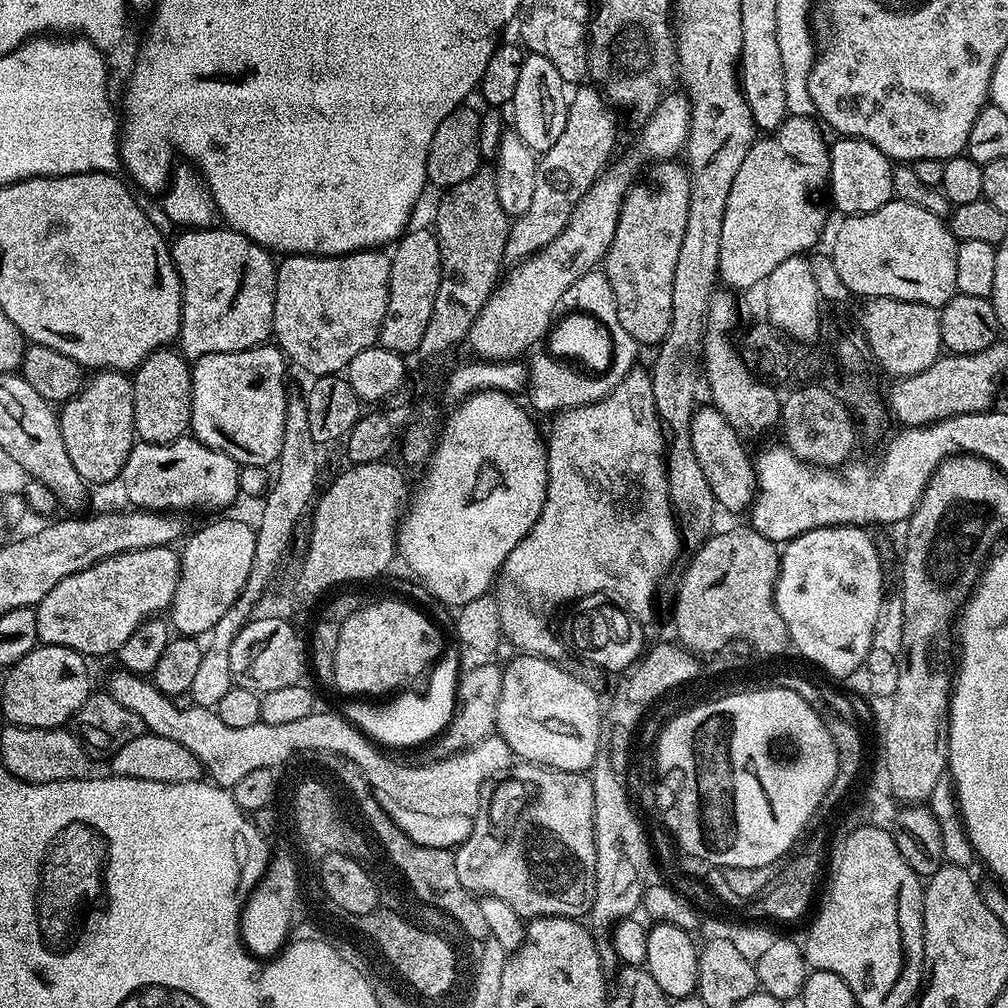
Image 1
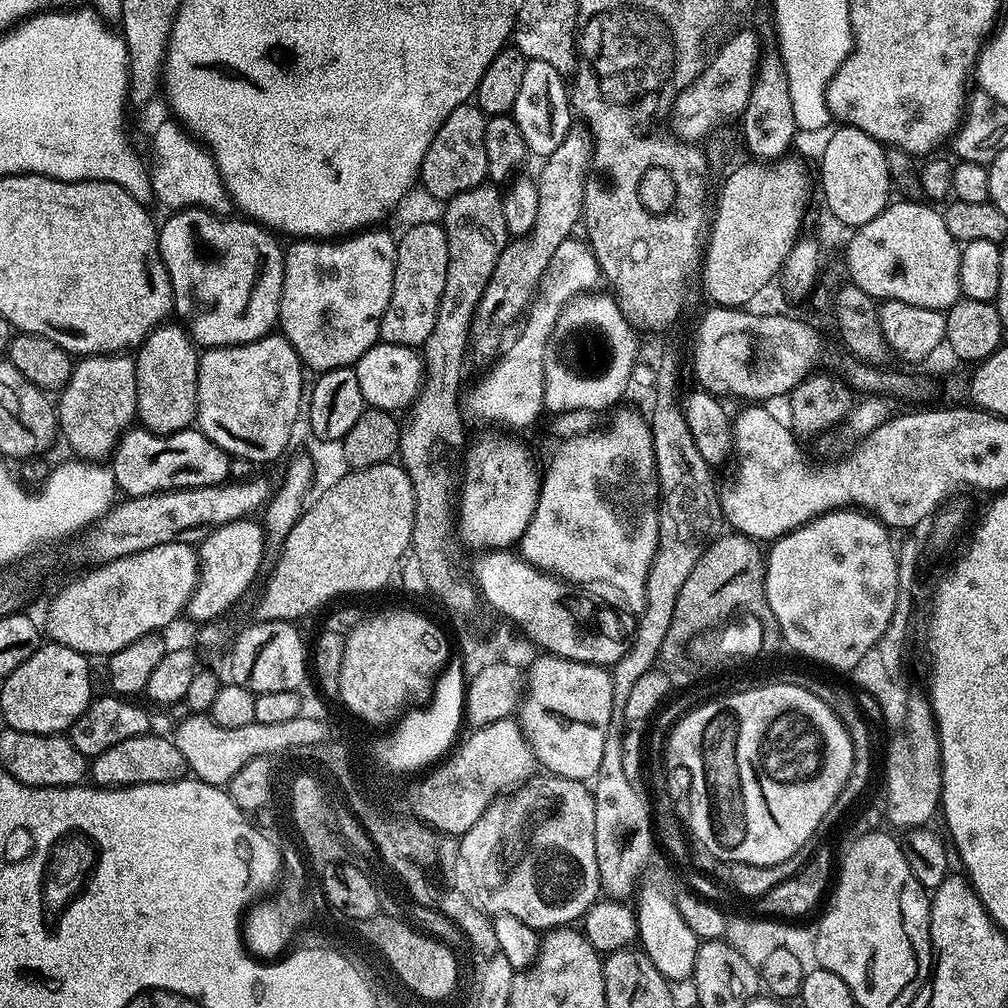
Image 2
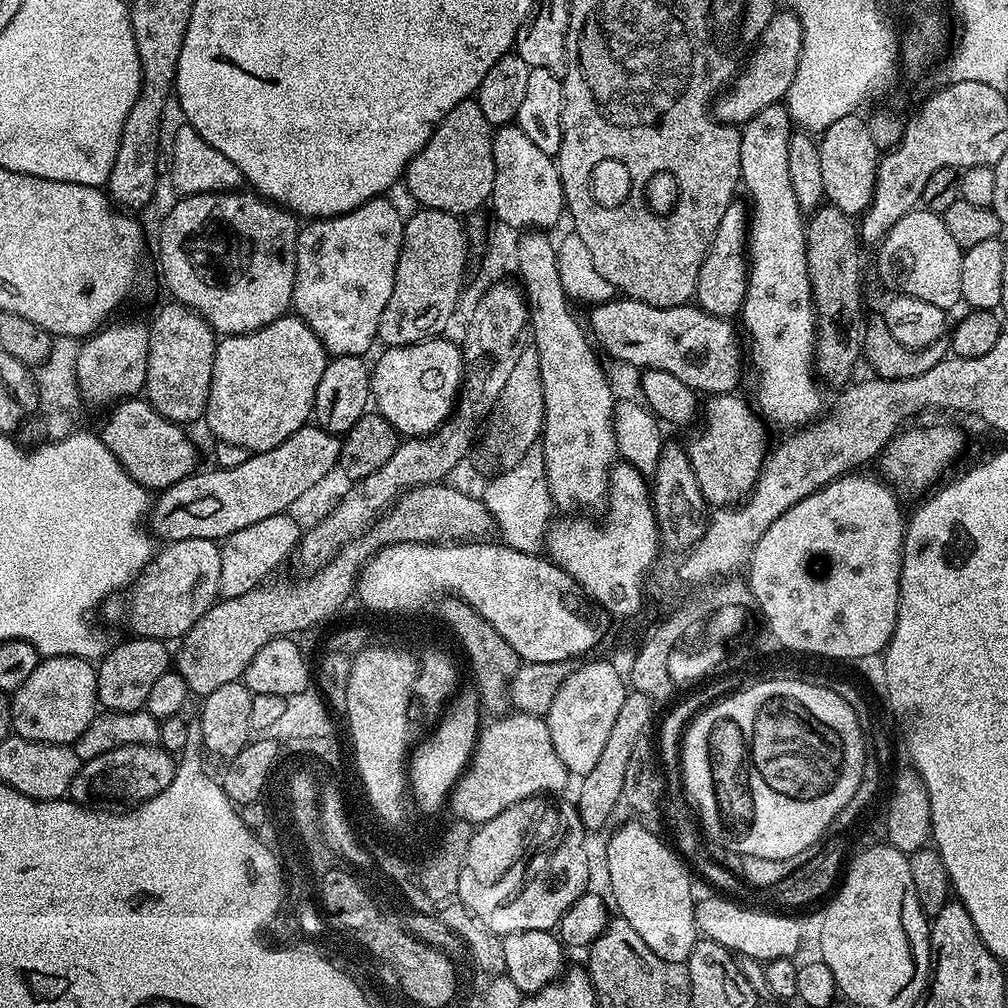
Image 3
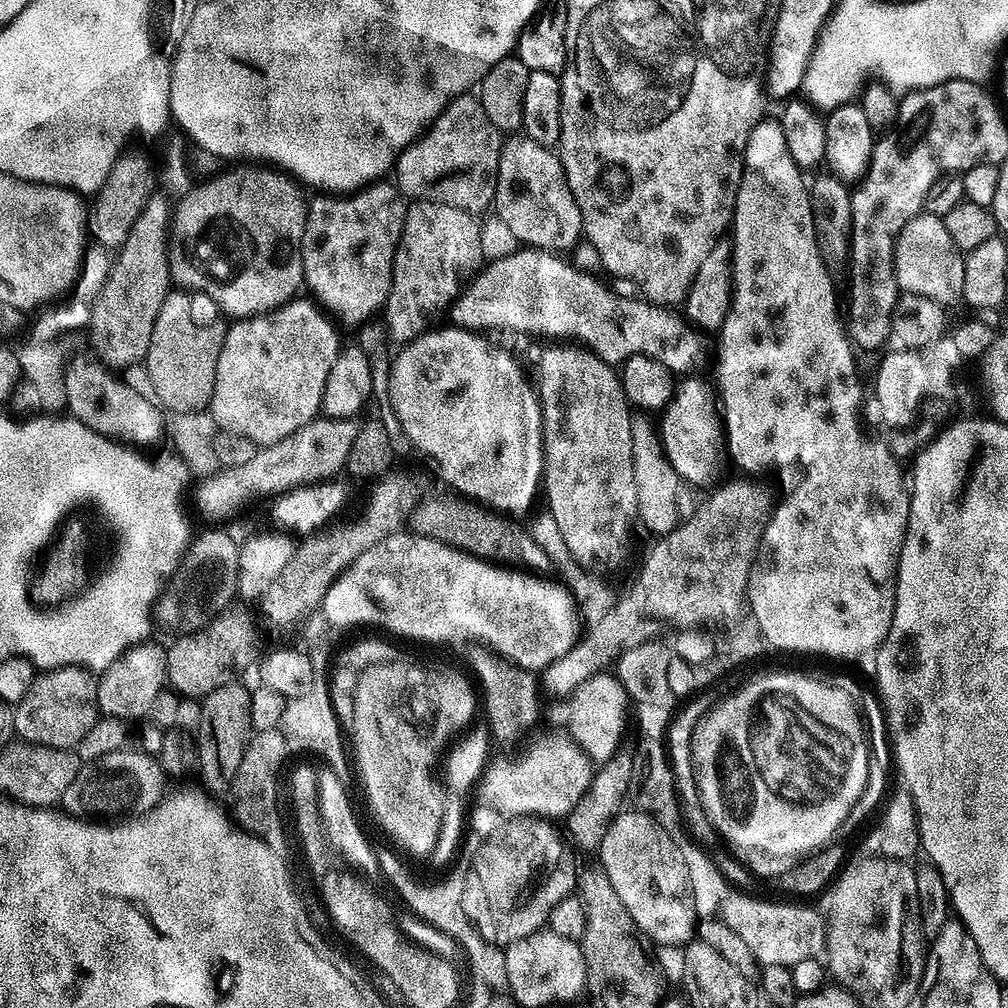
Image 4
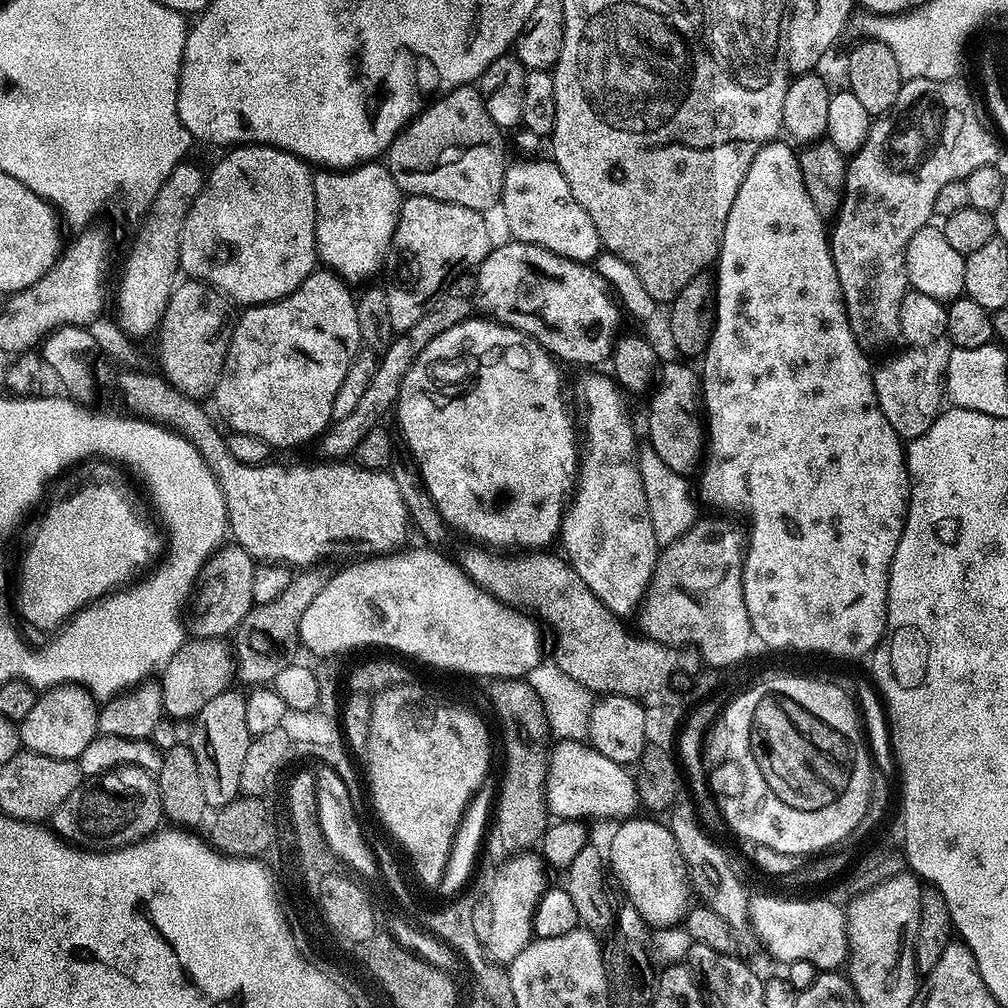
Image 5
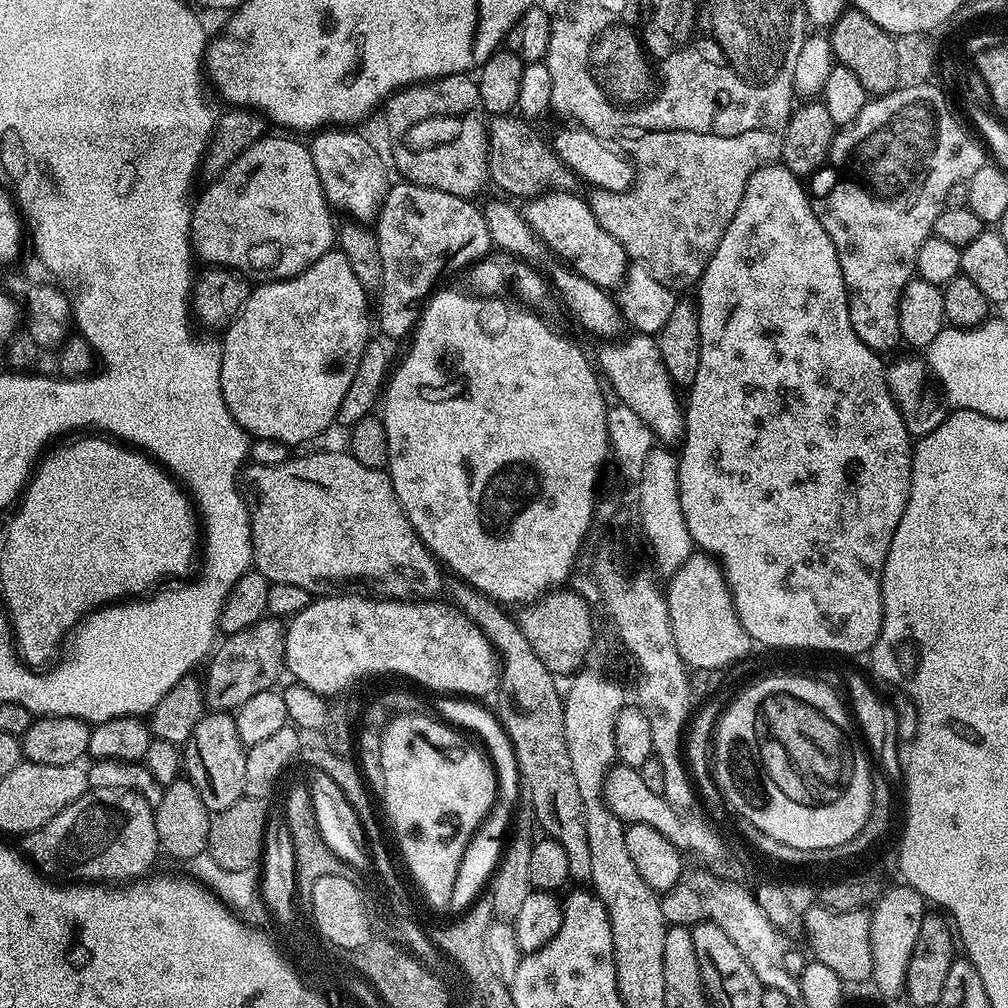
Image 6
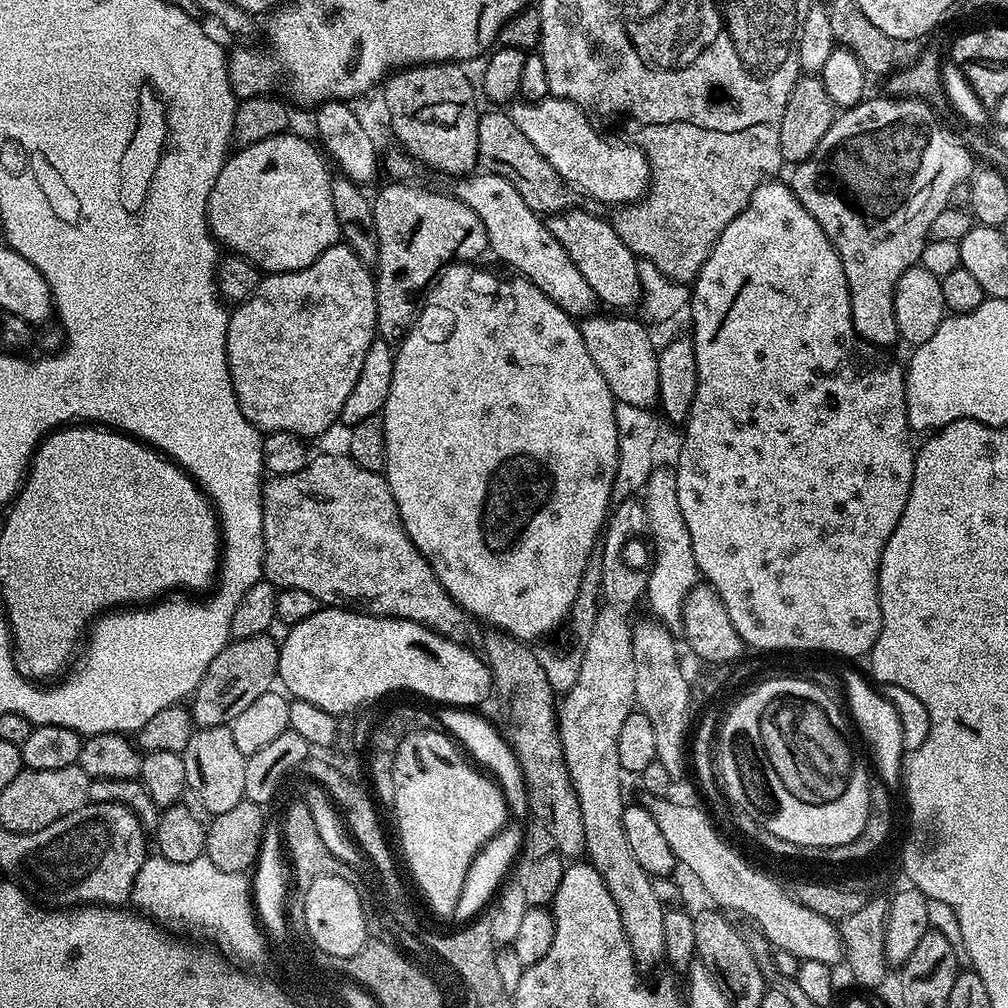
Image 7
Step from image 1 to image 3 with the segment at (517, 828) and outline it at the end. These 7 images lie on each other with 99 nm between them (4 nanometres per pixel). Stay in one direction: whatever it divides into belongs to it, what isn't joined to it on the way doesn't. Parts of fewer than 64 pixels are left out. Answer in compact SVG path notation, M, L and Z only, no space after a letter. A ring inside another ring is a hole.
M575 803L558 805L552 818L557 840L552 836L540 836L537 840L535 837L530 846L522 846L520 854L516 852L516 858L490 882L472 874L470 855L464 860L458 878L460 902L484 927L501 938L526 930L555 929L562 914L574 906L583 892L589 891L588 860L580 849L582 825Z

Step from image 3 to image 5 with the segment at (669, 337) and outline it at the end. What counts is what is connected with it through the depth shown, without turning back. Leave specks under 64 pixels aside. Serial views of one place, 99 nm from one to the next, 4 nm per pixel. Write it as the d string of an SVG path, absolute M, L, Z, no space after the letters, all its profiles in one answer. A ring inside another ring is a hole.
M509 239L507 243L497 243L474 272L476 288L480 291L480 304L488 311L485 313L501 323L509 324L511 328L525 332L565 365L600 364L603 360L605 363L611 357L612 341L618 330L618 304L607 281L595 267L578 260L567 260L537 244L524 244L514 239Z

